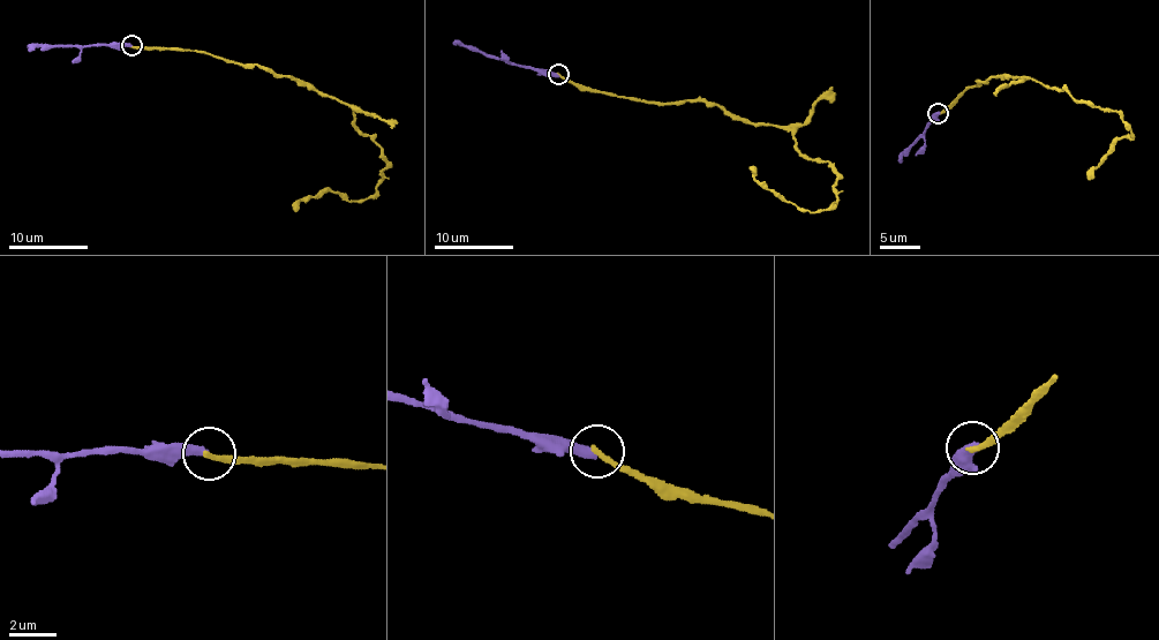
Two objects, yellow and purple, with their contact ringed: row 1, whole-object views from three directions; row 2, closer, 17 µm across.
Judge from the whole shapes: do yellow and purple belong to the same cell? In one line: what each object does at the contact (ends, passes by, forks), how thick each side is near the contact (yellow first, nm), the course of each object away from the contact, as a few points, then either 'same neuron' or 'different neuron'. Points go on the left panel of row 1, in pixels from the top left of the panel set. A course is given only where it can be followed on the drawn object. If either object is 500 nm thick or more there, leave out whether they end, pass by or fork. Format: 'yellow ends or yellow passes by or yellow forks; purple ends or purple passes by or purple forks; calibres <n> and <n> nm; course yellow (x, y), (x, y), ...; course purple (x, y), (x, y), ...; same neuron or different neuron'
yellow ends; purple ends; calibres 240 and 400 nm; course yellow (132, 46), (266, 67), (350, 103), (355, 126), (383, 156), (377, 189), (366, 200), (306, 197), (293, 210); course purple (130, 46), (40, 45), (29, 51); different neuron

